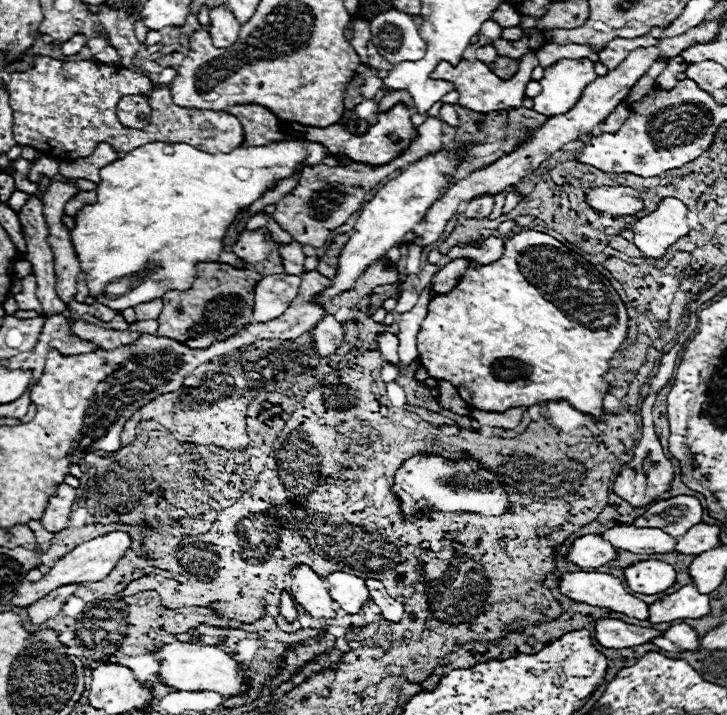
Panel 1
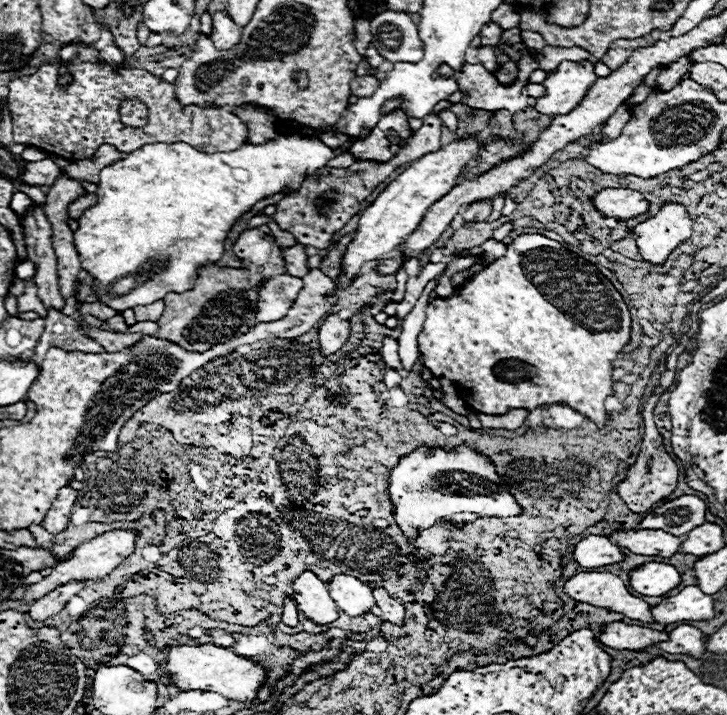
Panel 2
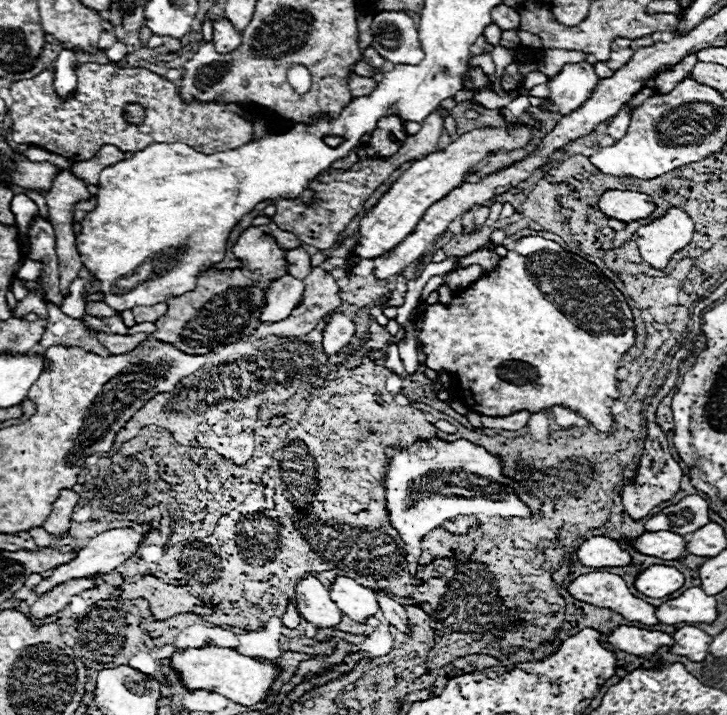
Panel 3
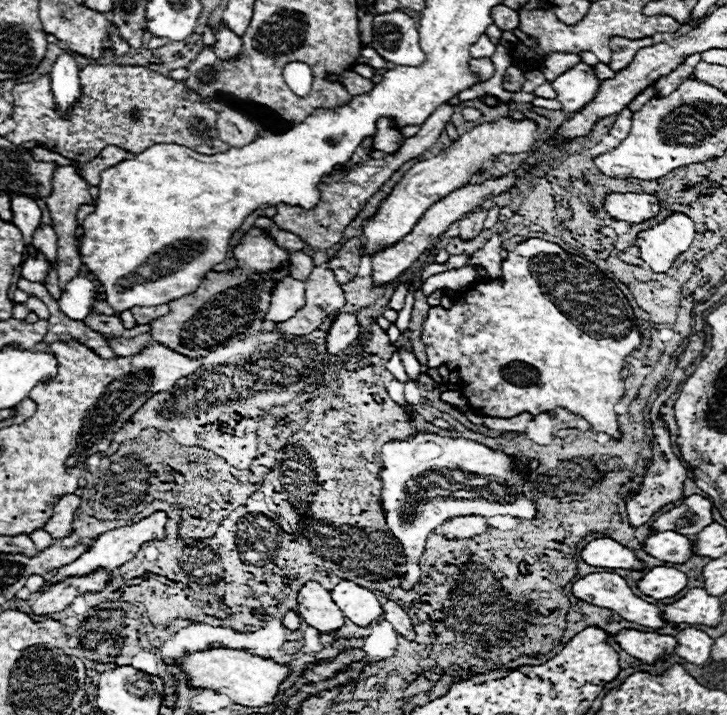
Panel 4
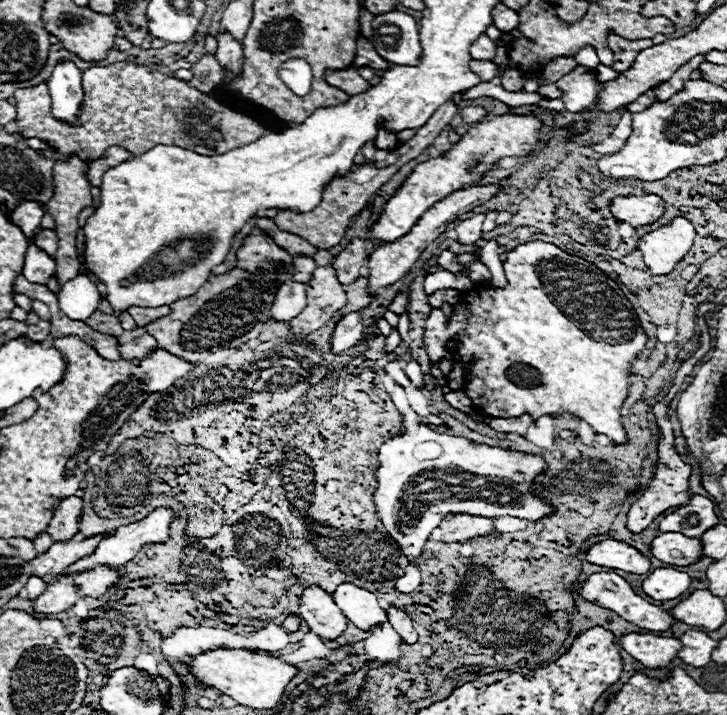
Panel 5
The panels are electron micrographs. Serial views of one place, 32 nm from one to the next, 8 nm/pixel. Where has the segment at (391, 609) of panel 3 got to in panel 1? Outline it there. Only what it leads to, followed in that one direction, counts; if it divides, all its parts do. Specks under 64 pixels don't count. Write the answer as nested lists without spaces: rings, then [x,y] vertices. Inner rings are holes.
[[[366,580],[366,586],[370,588],[374,604],[380,608],[382,618],[392,620],[392,622],[400,622],[402,614],[404,614],[404,606],[386,592],[386,588],[382,586],[382,582],[378,582],[378,580]]]

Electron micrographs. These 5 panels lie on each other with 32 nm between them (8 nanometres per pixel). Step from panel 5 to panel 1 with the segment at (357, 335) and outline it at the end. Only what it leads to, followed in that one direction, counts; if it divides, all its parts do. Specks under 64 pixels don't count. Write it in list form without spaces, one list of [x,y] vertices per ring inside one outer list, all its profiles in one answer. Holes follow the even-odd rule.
[[[332,314],[322,316],[322,320],[312,332],[314,332],[314,342],[316,342],[316,352],[320,356],[334,354],[342,346],[344,336],[346,336],[344,322],[338,322]]]

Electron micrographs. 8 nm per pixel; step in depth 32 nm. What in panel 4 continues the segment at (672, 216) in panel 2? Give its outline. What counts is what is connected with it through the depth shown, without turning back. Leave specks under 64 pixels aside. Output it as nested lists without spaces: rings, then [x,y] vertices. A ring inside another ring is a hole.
[[[672,214],[666,222],[654,226],[654,228],[642,232],[642,234],[638,234],[636,246],[640,248],[642,260],[644,260],[654,272],[668,272],[668,270],[672,268],[674,260],[676,260],[682,252],[686,252],[686,250],[690,248],[692,240],[694,240],[694,224],[692,224],[692,220],[690,220],[688,216],[684,216],[684,214]]]

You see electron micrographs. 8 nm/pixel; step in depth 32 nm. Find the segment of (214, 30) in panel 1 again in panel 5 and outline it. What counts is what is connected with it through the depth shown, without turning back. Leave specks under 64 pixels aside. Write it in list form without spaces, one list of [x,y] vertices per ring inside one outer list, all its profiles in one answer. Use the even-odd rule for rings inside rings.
[[[218,34],[218,52],[216,58],[220,62],[220,66],[226,70],[228,76],[238,76],[242,72],[242,44],[236,42],[232,36]]]

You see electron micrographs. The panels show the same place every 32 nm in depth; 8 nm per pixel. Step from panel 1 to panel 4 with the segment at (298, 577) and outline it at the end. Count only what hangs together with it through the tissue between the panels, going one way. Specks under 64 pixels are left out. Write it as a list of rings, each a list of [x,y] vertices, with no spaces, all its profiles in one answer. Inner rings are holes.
[[[306,582],[298,592],[300,618],[318,632],[338,632],[344,626],[344,614],[318,582]]]

